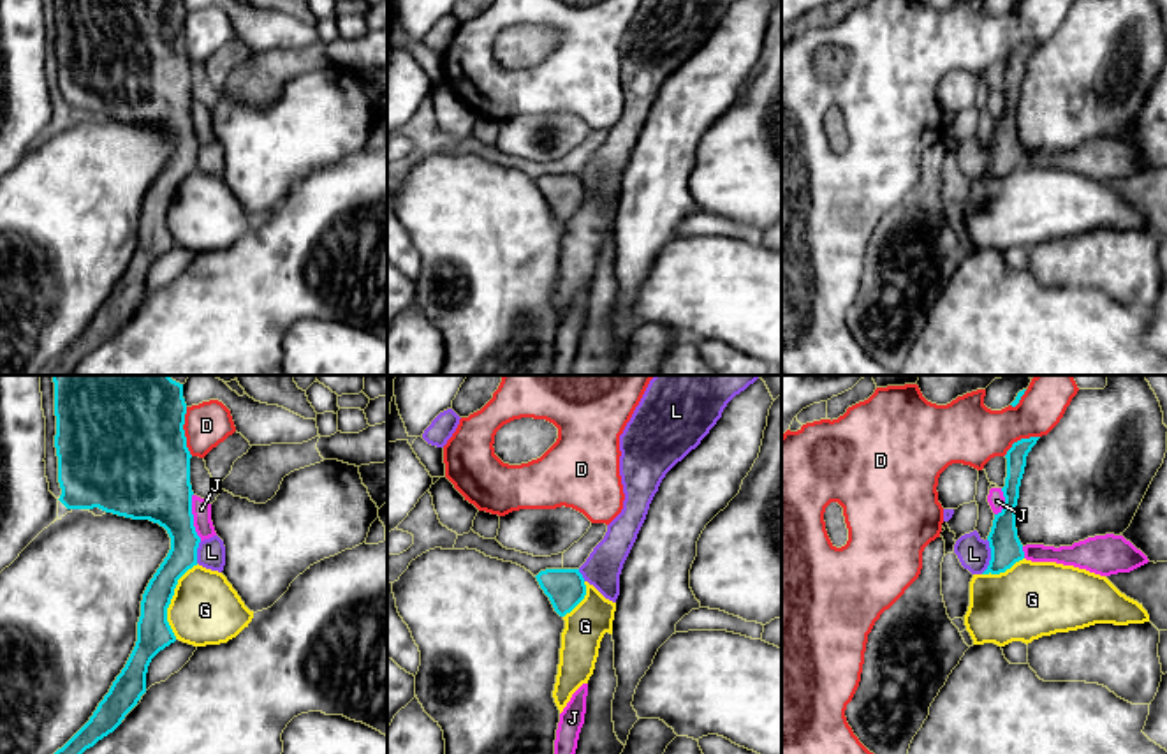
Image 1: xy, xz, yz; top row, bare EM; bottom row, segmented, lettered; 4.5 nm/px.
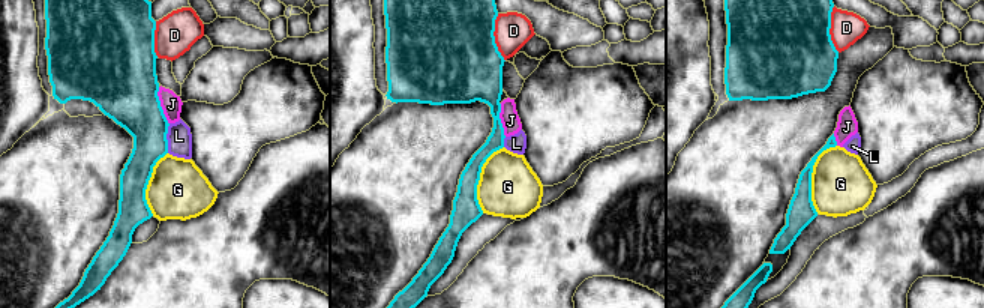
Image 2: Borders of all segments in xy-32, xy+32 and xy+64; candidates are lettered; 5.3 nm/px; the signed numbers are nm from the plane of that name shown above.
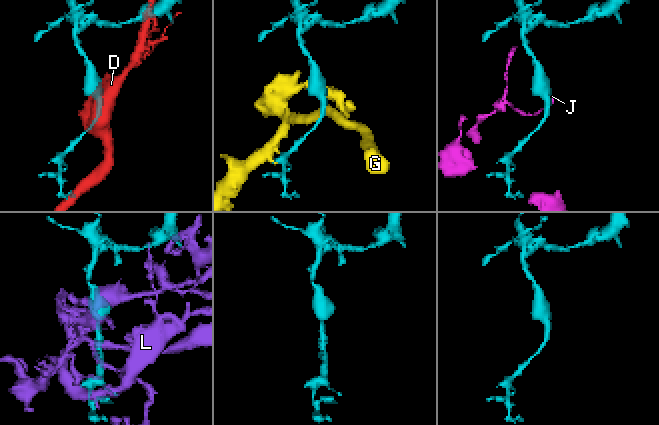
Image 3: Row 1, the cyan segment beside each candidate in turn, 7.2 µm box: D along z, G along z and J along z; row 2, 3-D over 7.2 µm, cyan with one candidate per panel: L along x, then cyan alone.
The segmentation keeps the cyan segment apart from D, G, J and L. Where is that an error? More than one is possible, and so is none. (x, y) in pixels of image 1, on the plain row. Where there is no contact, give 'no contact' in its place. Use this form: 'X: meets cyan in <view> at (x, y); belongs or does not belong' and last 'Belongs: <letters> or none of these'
D: meets cyan in xy at (183, 37); does not belong
G: meets cyan in xy at (171, 203); does not belong
J: meets cyan in xy at (192, 122); does not belong
L: meets cyan in yz at (991, 162); belongs
Belongs: L

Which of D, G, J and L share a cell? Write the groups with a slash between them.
D / G / J / L

